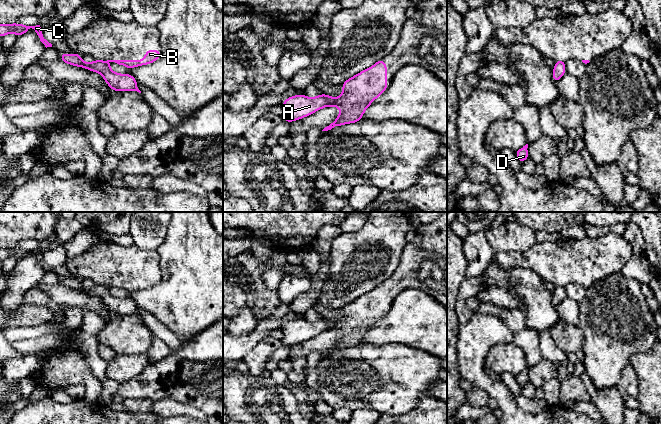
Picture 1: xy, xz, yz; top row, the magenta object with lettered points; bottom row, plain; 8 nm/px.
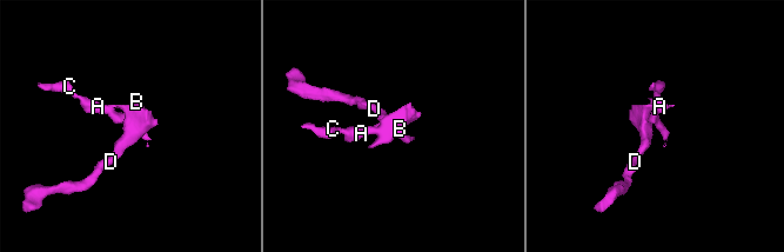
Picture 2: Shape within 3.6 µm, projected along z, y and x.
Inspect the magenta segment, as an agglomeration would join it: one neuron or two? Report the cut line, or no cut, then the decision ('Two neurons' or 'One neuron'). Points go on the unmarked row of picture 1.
Split along xz (332, 321), (328, 329). Two neurons

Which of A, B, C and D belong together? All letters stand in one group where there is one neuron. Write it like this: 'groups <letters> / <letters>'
groups A C / B D

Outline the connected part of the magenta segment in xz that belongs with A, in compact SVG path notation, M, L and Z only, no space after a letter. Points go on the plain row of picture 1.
M303 318L287 322L281 329L283 334L282 344L293 346L302 343L321 332L331 328L332 321L320 318L315 322L309 322Z

